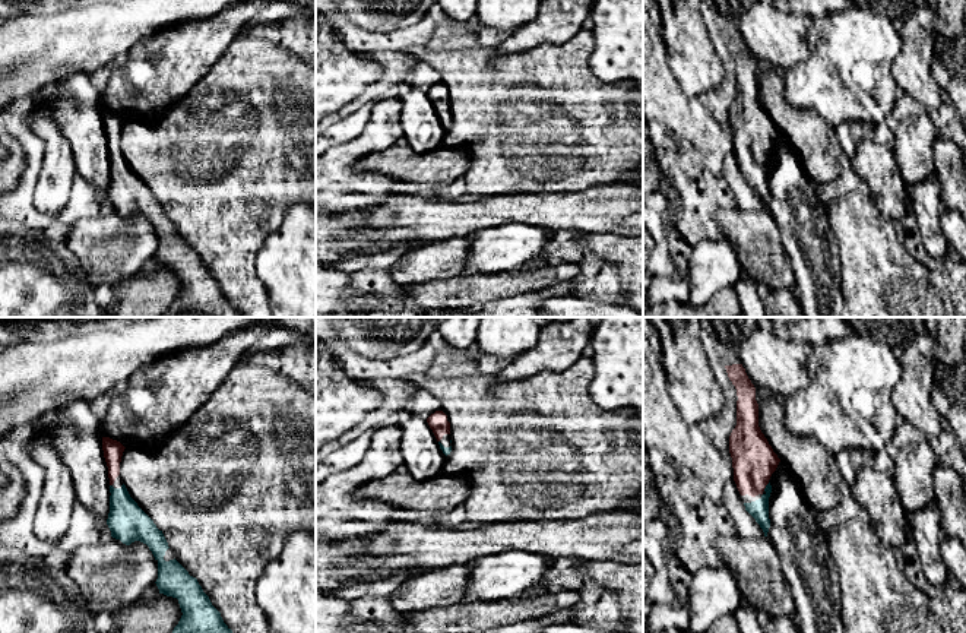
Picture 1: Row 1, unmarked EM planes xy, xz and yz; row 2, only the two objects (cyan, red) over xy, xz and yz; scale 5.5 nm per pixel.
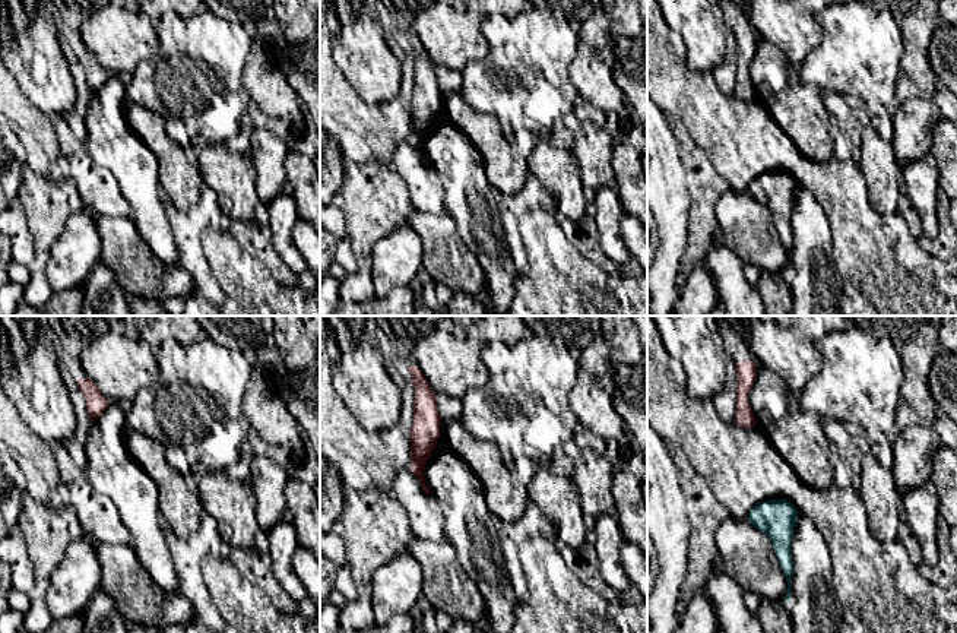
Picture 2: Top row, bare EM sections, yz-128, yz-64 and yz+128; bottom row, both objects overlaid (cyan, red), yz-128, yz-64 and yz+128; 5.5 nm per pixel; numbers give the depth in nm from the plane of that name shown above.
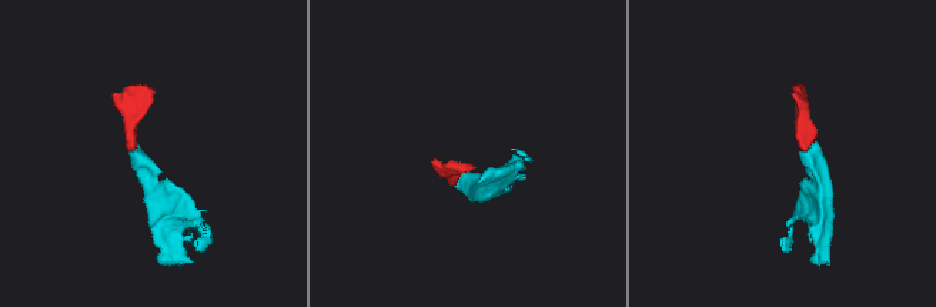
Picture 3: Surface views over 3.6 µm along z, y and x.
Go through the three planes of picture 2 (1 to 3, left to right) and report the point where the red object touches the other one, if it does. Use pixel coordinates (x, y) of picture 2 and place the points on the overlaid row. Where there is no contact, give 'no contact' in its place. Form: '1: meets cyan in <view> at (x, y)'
1: no contact
2: no contact
3: no contact

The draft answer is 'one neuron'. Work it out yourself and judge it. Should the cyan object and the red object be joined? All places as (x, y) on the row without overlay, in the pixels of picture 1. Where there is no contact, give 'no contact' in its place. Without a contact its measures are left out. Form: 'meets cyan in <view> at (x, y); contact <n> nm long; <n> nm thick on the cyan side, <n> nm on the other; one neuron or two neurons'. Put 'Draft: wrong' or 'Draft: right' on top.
Draft: right
meets cyan in yz at (766, 160); contact 60 nm long; 110 nm thick on the cyan side, 240 nm on the other; one neuron

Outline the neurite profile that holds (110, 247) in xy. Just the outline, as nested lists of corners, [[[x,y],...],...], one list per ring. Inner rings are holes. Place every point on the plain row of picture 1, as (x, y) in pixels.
[[[113,209],[75,221],[64,243],[95,287],[134,276],[158,251],[158,234],[146,216],[126,218]]]

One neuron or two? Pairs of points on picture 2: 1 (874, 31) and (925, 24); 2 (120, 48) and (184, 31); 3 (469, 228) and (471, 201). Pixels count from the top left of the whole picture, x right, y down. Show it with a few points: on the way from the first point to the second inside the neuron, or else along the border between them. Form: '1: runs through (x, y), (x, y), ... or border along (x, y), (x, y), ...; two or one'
1: border along (899, 22), (903, 44), (900, 62); two
2: border along (155, 27), (158, 51), (136, 66); two
3: runs through (471, 221), (471, 208); one

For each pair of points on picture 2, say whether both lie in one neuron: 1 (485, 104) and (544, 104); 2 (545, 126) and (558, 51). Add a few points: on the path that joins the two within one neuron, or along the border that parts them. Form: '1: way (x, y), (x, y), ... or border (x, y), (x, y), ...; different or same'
1: way (500, 104), (529, 104); same
2: way (545, 107), (545, 70); same

